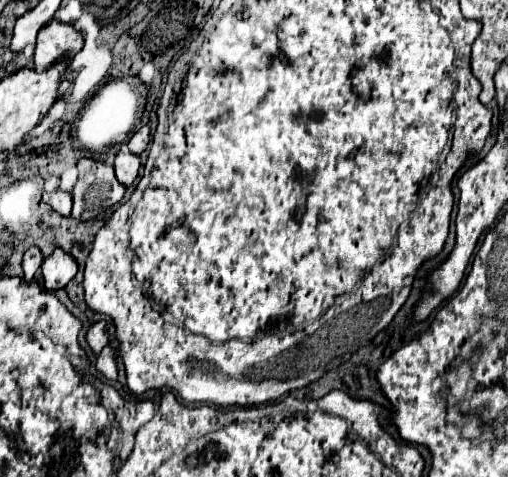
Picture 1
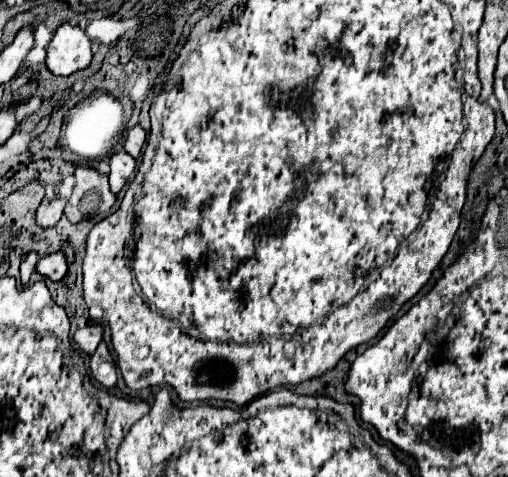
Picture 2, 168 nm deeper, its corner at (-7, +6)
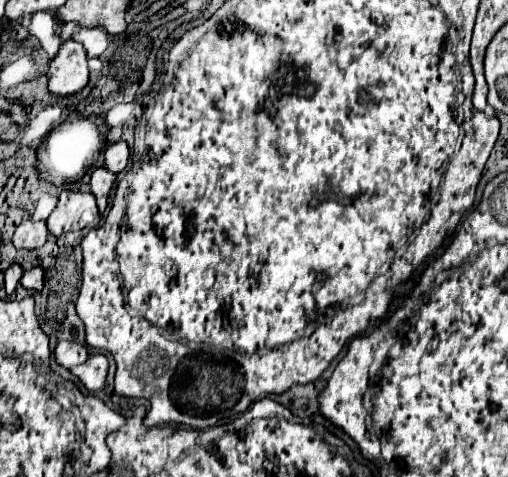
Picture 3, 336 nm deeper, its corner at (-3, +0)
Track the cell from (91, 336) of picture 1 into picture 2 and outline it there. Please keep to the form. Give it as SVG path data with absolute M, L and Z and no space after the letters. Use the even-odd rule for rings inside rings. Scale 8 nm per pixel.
M88 324L80 330L76 330L76 334L74 334L76 344L88 354L92 354L98 348L102 338L104 338L104 328L100 324Z

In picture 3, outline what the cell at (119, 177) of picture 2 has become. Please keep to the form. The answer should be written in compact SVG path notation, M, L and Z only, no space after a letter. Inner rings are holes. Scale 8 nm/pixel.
M96 168L92 172L92 178L90 178L90 192L96 196L96 204L98 204L98 210L100 214L106 210L106 204L108 204L108 194L110 194L110 188L116 180L116 174L108 172L106 168Z

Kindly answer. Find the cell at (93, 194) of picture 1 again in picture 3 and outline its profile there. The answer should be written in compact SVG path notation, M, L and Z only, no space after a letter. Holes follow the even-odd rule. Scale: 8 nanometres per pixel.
M62 190L58 204L50 218L46 220L46 226L50 234L62 236L72 230L84 230L88 226L98 226L100 216L96 208L96 198L88 192L74 192L74 190Z

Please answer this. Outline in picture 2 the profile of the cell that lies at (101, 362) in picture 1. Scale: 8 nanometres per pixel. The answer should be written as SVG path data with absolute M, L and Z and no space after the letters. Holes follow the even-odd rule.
M100 342L100 346L96 348L96 352L92 354L90 368L92 368L94 378L96 378L102 386L110 388L110 386L116 384L116 380L118 380L116 362L114 362L114 358L112 358L112 354L110 354L106 342Z

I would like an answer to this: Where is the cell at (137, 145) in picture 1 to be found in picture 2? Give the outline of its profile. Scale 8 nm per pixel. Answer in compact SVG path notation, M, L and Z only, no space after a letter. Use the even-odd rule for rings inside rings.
M138 124L138 126L134 126L132 130L128 130L126 142L124 142L124 150L126 150L130 156L138 158L144 142L146 142L146 132L144 132L144 128Z

